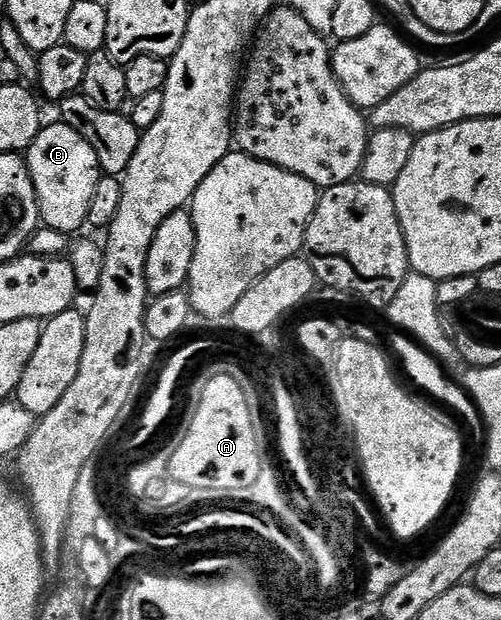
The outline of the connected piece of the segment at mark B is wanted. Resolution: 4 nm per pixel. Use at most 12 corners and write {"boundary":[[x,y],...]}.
{"boundary":[[43,126],[24,158],[41,222],[84,227],[100,178],[92,145]]}

